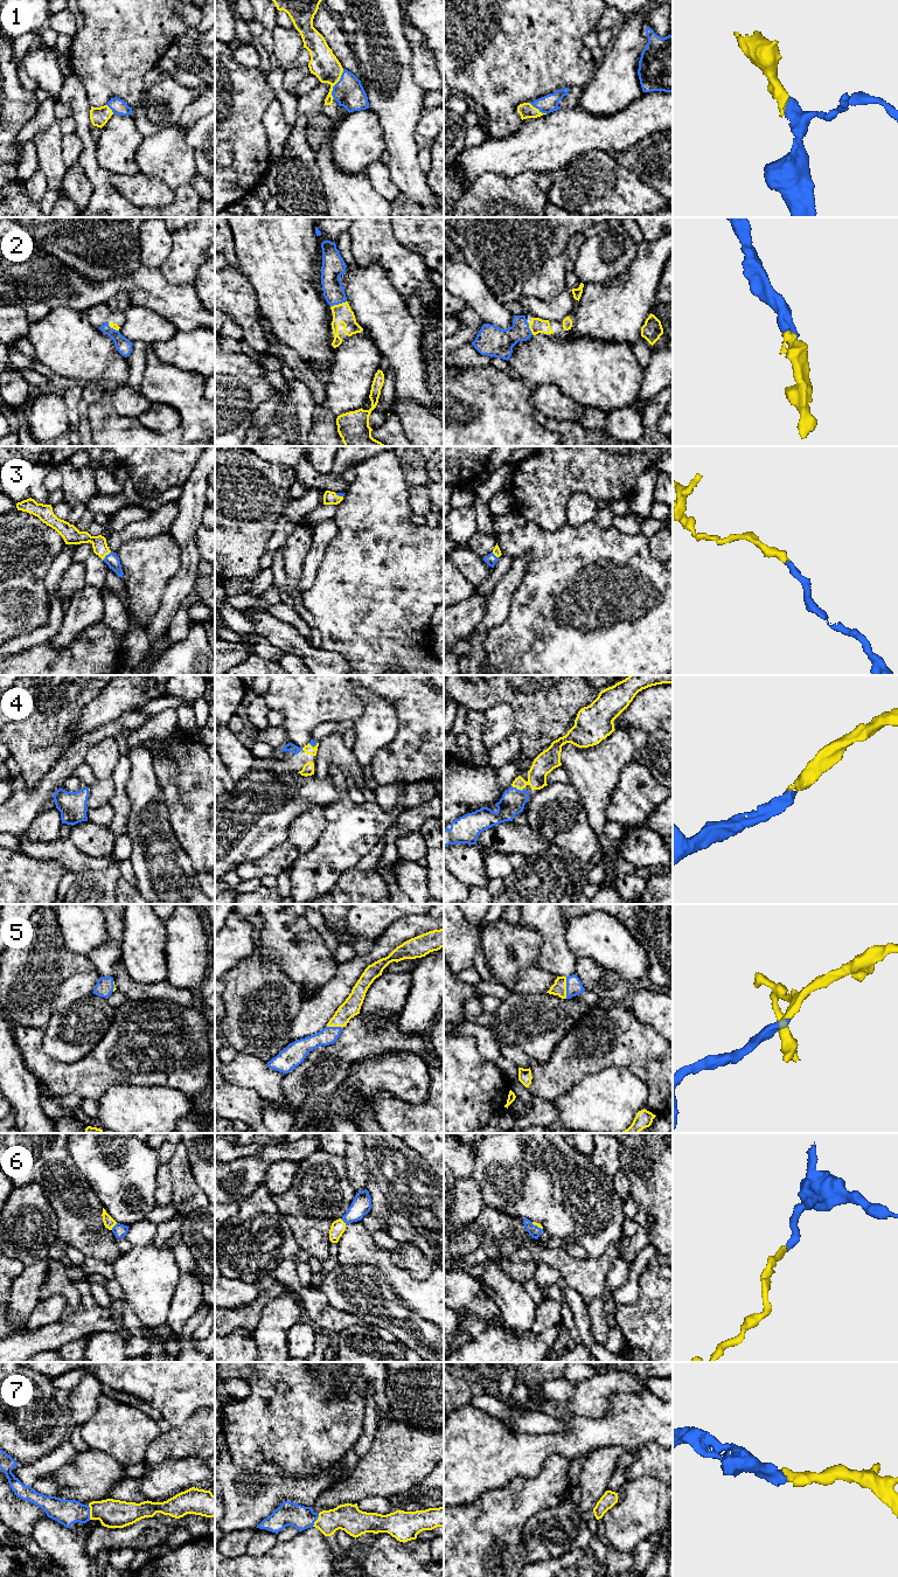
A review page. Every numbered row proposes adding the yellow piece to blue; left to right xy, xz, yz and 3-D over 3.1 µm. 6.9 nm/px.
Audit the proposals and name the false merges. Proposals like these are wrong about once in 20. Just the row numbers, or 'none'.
none

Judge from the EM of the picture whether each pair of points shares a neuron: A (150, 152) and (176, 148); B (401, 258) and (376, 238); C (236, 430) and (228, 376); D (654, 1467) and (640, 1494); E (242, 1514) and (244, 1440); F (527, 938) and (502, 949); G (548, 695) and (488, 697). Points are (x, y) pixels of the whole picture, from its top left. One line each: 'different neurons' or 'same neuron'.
A: same neuron
B: same neuron
C: same neuron
D: different neurons
E: different neurons
F: same neuron
G: same neuron

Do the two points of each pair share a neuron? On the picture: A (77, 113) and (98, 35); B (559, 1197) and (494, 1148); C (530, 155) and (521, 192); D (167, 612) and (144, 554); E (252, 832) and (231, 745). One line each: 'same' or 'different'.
A: different
B: same
C: different
D: different
E: different

